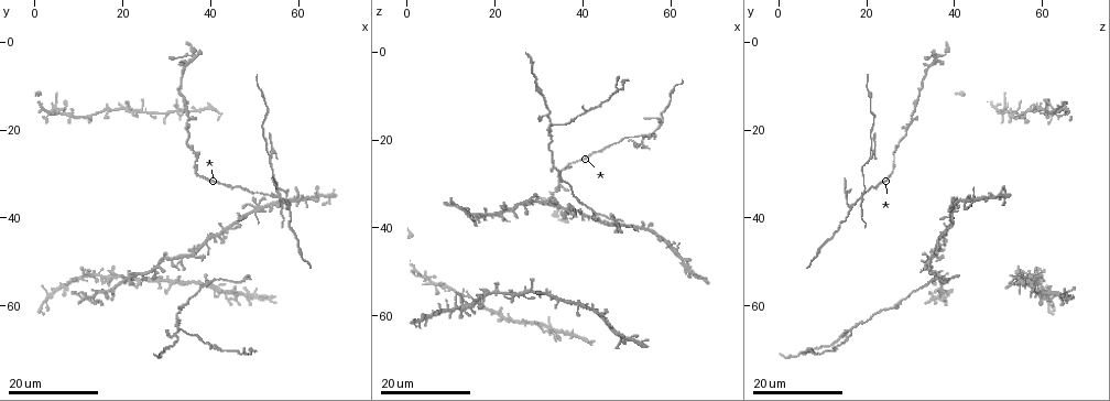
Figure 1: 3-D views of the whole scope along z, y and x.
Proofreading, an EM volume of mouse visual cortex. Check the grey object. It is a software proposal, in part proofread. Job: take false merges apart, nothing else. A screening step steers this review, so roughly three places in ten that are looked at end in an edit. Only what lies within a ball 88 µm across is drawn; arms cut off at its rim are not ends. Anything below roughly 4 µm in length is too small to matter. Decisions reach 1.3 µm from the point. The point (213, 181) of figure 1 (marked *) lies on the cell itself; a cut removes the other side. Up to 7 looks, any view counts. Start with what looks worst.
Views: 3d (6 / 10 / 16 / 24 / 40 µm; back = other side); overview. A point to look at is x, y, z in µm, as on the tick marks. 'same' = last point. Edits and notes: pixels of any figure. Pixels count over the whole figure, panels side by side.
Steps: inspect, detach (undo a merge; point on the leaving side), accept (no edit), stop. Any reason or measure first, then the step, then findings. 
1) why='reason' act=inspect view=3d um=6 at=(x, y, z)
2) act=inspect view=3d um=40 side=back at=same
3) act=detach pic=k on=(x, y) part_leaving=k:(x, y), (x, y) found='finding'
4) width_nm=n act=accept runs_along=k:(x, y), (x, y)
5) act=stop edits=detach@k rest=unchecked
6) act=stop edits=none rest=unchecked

why='thin arm on a thick one' act=inspect view=3d um=24 at=(56.0, 35.0, 18.5)

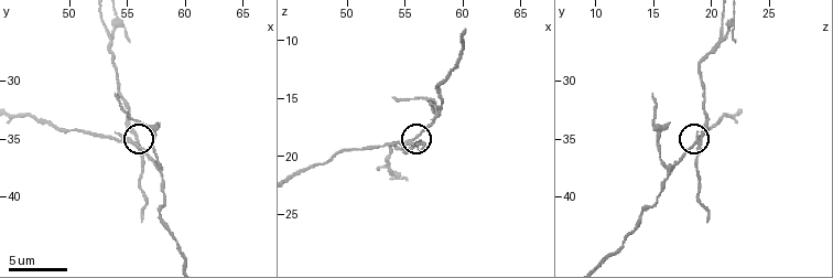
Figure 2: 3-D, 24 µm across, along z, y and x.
act=inspect view=3d um=10 at=same

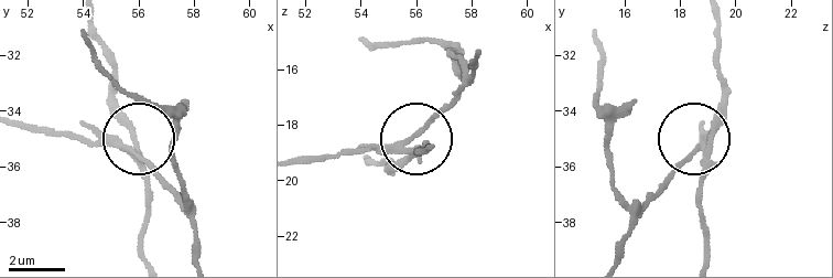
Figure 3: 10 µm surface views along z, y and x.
arms=4 act=detach pic=3 on=(110, 99) part_leaving=3:(702, 140), (724, 91), (716, 20) found='a second cell is stuck on'

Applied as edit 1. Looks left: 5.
why='redraw' act=inspect view=overview

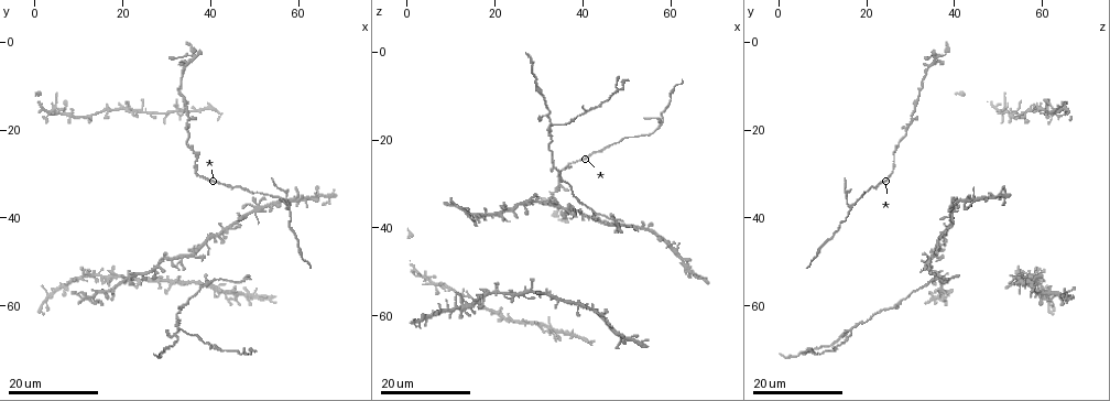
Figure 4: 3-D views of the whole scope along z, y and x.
why='four or more arms meet' act=inspect view=3d um=24 at=(33.5, 49.5, 34.0)

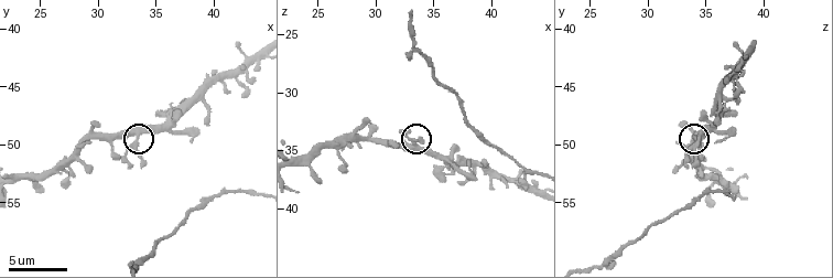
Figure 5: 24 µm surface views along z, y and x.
why='closer look' act=inspect view=3d um=10 at=(33.4, 49.4, 34.6)

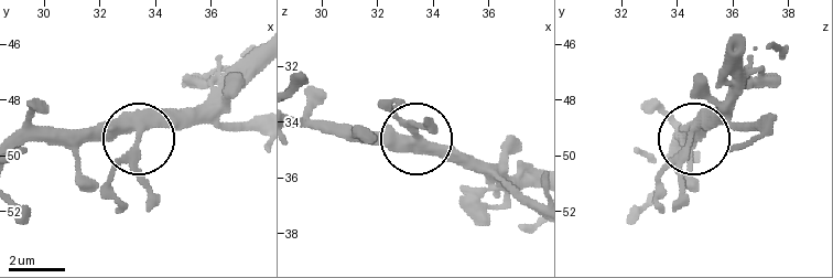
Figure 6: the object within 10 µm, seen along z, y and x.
arms=5 act=accept runs_along=6:(738, 46), (736, 89), (656, 186) found='all the same cell'

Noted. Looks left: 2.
why='two arms at a narrow angle' act=inspect view=3d um=24 at=(15.0, 57.5, 36.5)

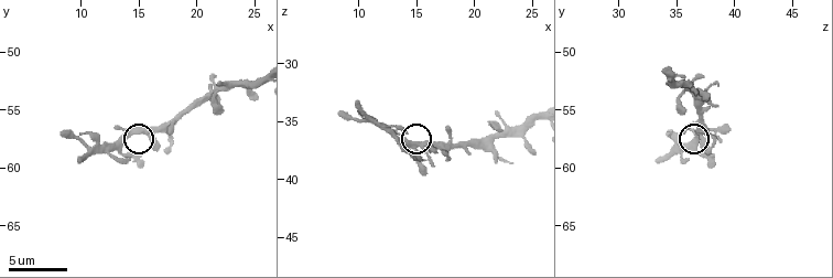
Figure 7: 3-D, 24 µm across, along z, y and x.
act=inspect view=3d um=6 at=(15.0, 56.6, 36.8)

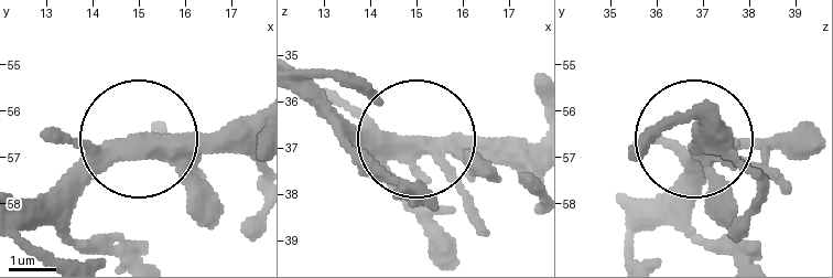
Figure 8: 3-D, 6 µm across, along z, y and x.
arms=5 act=accept runs_along=8:(703, 109), (683, 216) found='all the same cell'

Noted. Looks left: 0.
act=stop edits=detach@3 rest=unchecked

